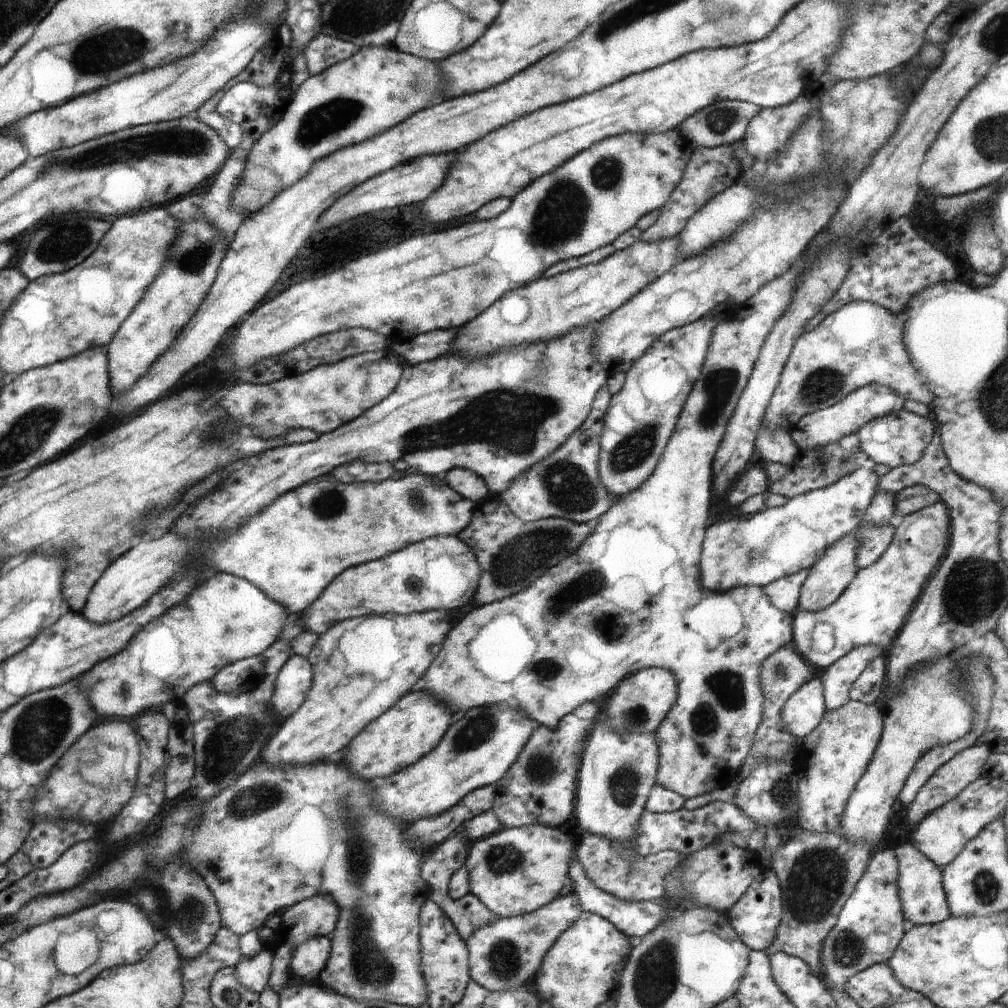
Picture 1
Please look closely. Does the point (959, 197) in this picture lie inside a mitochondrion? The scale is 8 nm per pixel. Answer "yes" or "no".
no

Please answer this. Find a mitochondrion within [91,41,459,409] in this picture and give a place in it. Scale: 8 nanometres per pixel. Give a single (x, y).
(332, 117)

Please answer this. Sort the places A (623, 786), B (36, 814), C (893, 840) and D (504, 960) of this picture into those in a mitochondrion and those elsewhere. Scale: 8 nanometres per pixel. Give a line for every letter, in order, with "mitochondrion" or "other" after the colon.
A: mitochondrion
B: other
C: other
D: mitochondrion

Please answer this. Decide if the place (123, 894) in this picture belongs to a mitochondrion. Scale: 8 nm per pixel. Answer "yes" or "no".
no

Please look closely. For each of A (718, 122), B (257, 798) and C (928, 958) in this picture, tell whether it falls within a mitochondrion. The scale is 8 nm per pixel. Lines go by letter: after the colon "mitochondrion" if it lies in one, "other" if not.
A: mitochondrion
B: mitochondrion
C: other

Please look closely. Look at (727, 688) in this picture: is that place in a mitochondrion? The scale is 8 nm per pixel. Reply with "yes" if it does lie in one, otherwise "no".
yes

